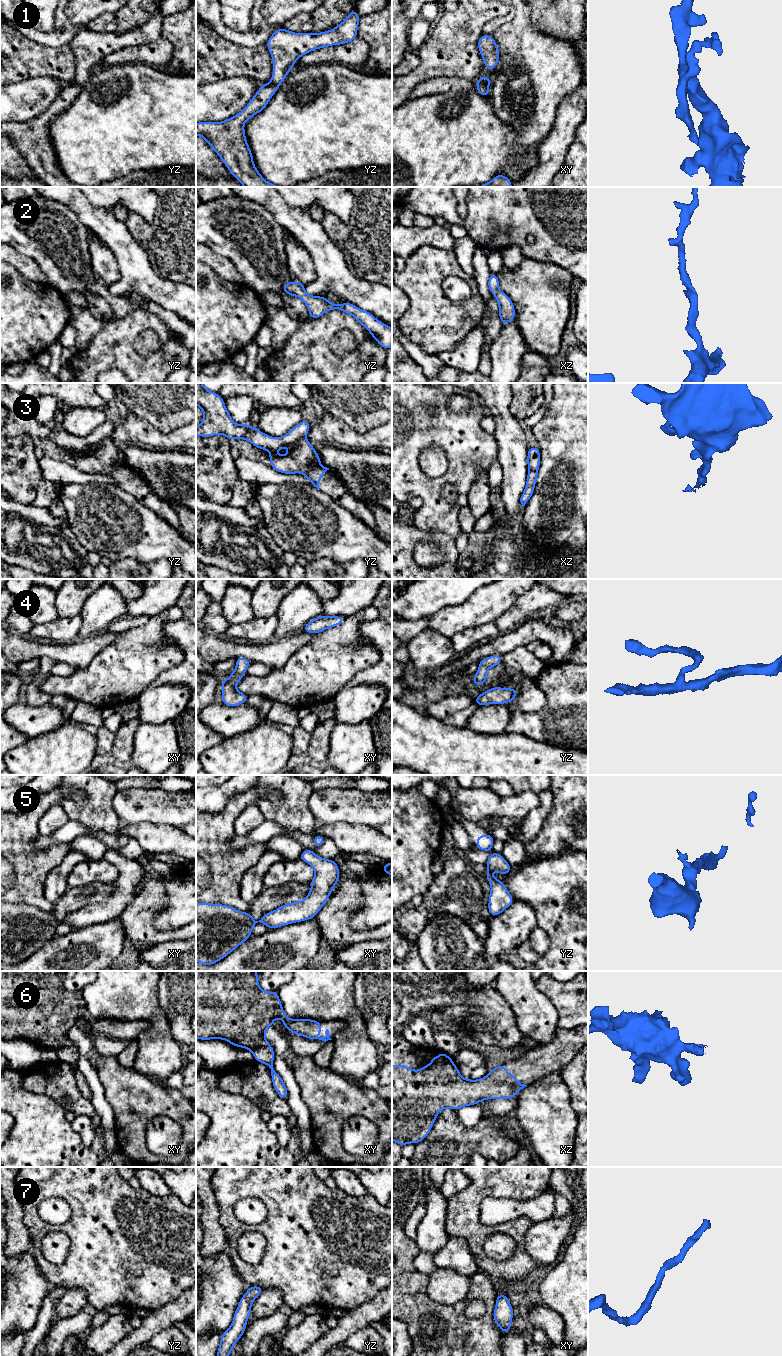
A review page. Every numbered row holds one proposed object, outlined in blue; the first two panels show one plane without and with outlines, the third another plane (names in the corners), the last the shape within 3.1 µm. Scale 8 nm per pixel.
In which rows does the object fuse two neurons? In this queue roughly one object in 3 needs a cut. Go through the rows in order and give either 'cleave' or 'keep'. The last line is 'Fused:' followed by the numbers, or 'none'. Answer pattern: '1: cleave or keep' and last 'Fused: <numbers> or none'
1: keep
2: keep
3: keep
4: keep
5: keep
6: keep
7: keep
Fused: none

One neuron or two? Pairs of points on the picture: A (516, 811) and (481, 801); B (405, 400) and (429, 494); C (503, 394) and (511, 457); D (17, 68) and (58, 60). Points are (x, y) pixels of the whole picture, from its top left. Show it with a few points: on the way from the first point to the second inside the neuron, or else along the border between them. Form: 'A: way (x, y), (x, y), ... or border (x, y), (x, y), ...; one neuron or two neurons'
A: way (507, 807), (498, 807), (490, 804); one neuron
B: way (414, 423), (416, 430), (411, 436), (411, 471); one neuron
C: way (503, 410), (503, 418), (511, 441); one neuron
D: way (27, 61), (48, 61); one neuron

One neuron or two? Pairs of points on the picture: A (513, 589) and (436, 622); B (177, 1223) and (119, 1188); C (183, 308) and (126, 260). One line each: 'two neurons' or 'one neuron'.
A: one neuron
B: one neuron
C: one neuron

